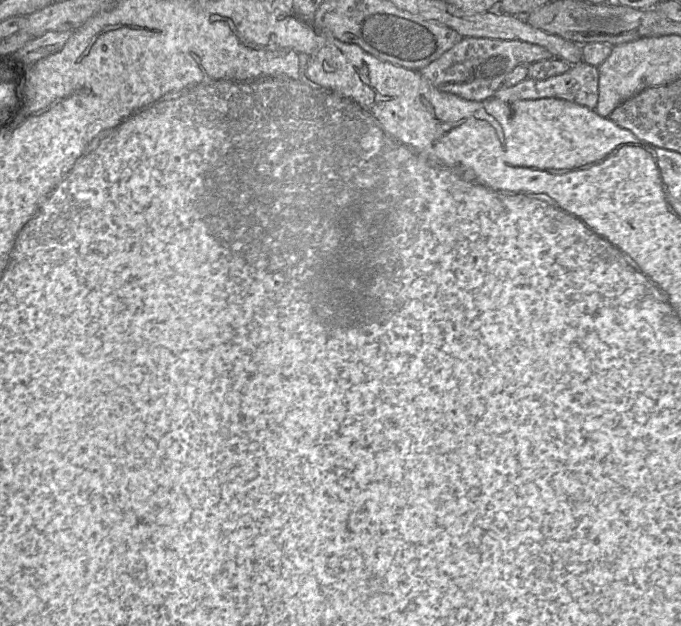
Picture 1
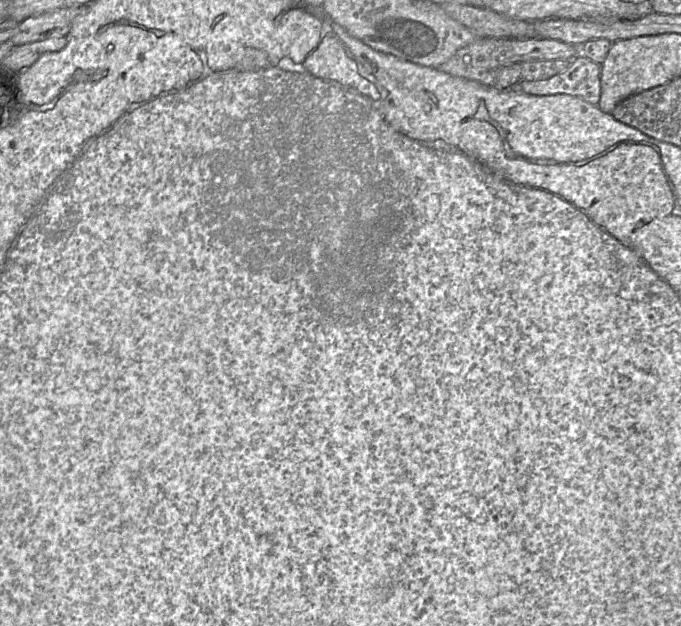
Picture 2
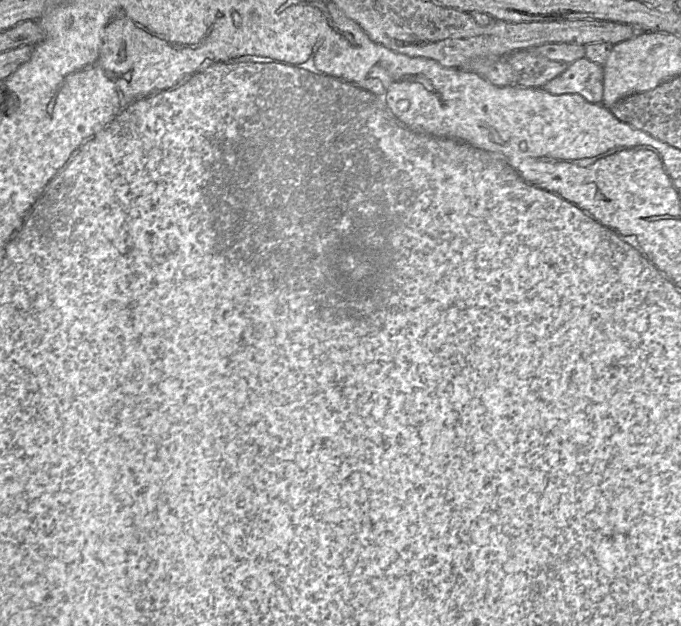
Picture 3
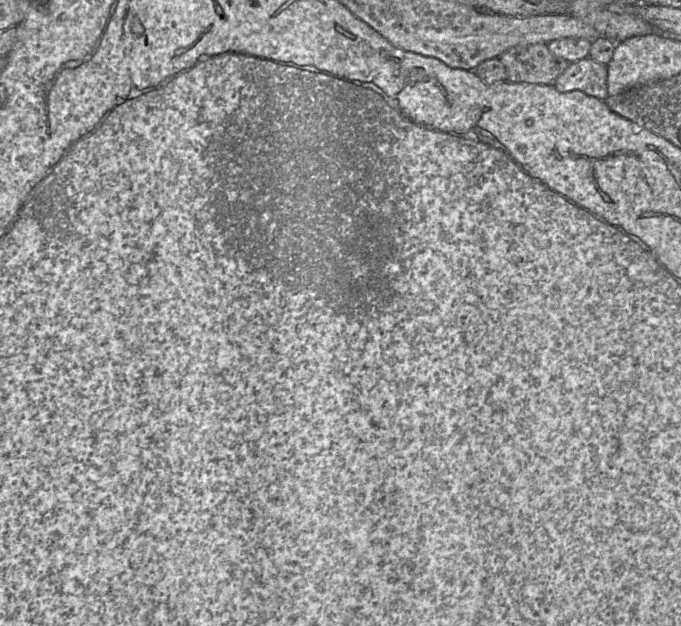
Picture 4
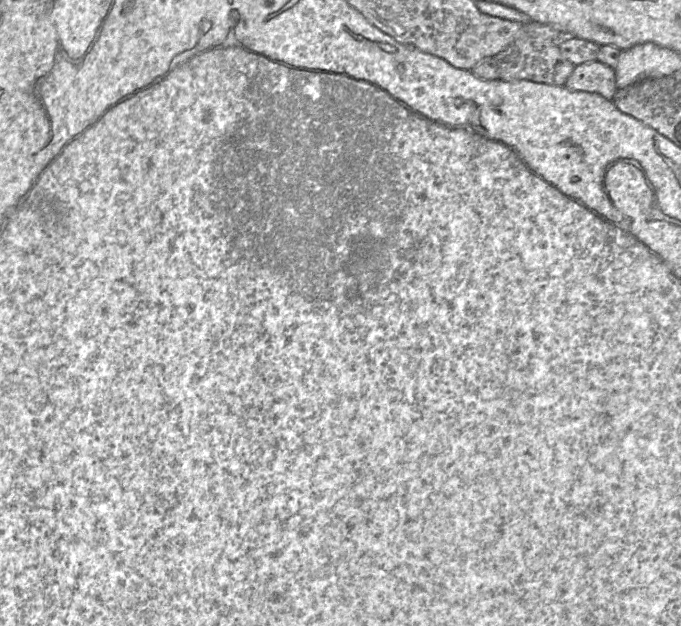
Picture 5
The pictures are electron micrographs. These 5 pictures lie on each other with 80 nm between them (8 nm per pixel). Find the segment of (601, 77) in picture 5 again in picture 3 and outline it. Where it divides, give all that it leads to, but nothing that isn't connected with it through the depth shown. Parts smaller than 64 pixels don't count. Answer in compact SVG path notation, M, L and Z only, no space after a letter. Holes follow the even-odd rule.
M584 57L569 64L561 75L547 82L542 88L536 89L543 89L553 95L579 95L589 103L601 104L603 98L603 66Z

